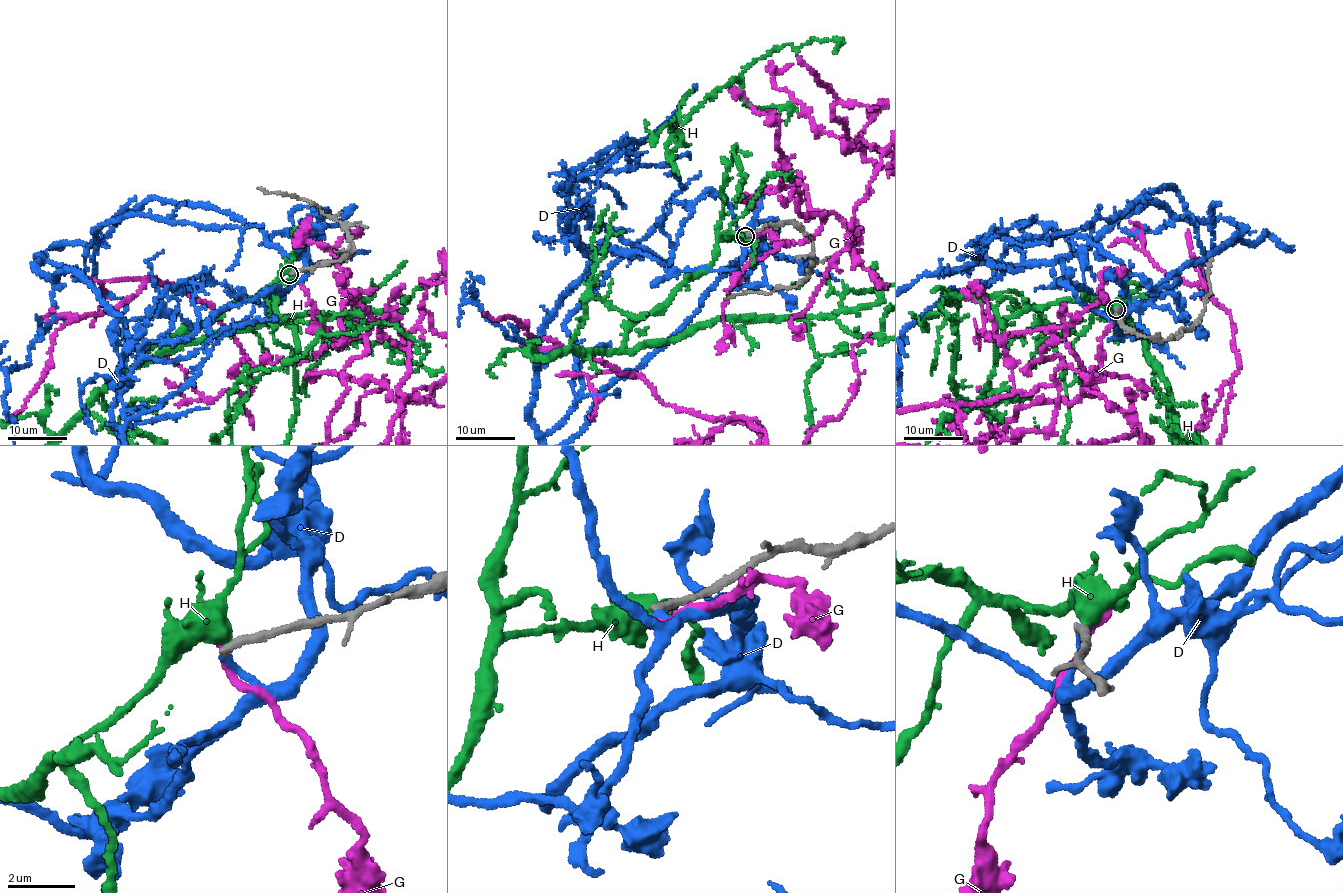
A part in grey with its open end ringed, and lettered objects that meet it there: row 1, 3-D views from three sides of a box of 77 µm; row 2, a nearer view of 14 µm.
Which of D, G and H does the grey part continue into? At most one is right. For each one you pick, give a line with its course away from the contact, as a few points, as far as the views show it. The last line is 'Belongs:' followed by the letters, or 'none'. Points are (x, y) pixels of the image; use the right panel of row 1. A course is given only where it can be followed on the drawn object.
Belongs: none

